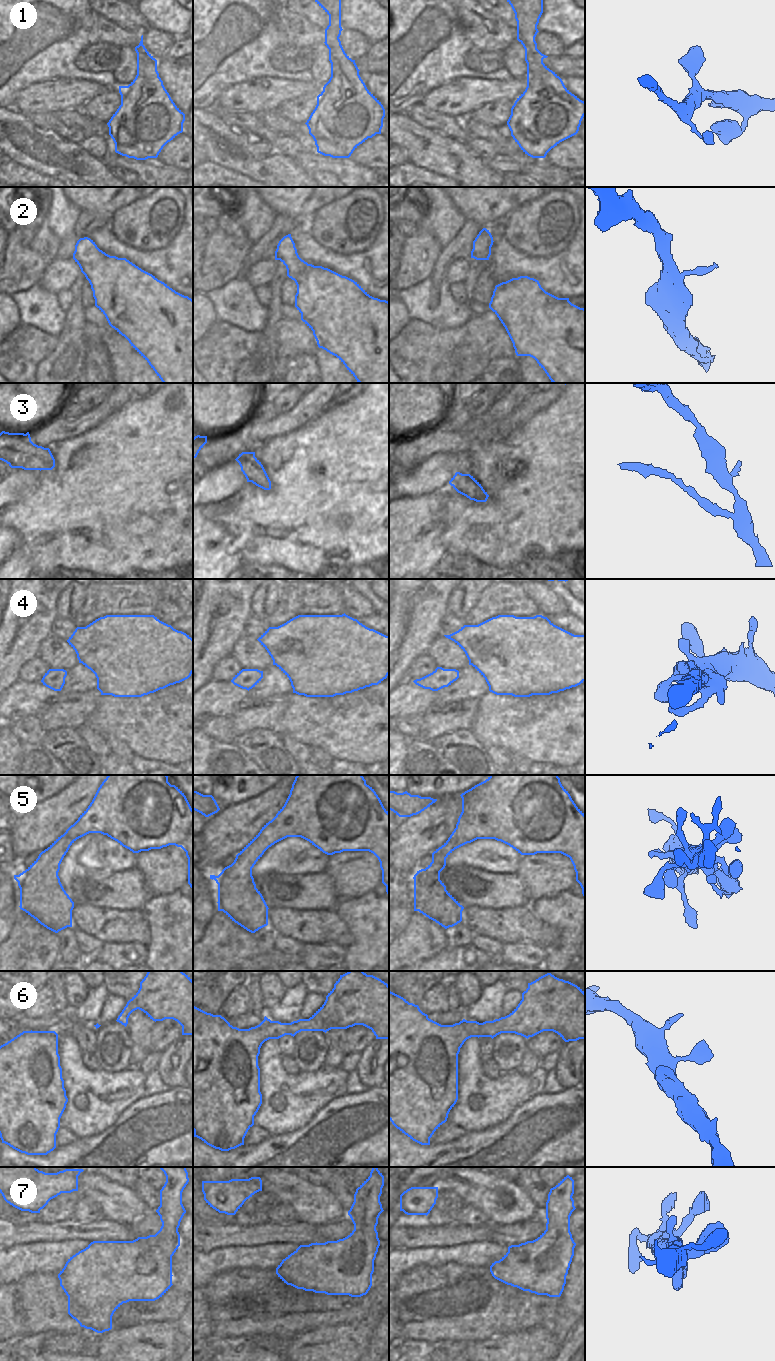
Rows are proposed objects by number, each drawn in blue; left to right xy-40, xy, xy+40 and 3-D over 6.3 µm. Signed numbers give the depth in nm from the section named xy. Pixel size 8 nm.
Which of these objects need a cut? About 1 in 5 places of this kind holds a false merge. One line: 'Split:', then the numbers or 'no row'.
Split: no row

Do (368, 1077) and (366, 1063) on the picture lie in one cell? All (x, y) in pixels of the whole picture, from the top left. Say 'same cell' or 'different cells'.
same cell

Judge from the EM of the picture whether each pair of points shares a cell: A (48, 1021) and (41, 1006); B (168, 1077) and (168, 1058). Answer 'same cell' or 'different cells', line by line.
A: different cells
B: same cell

